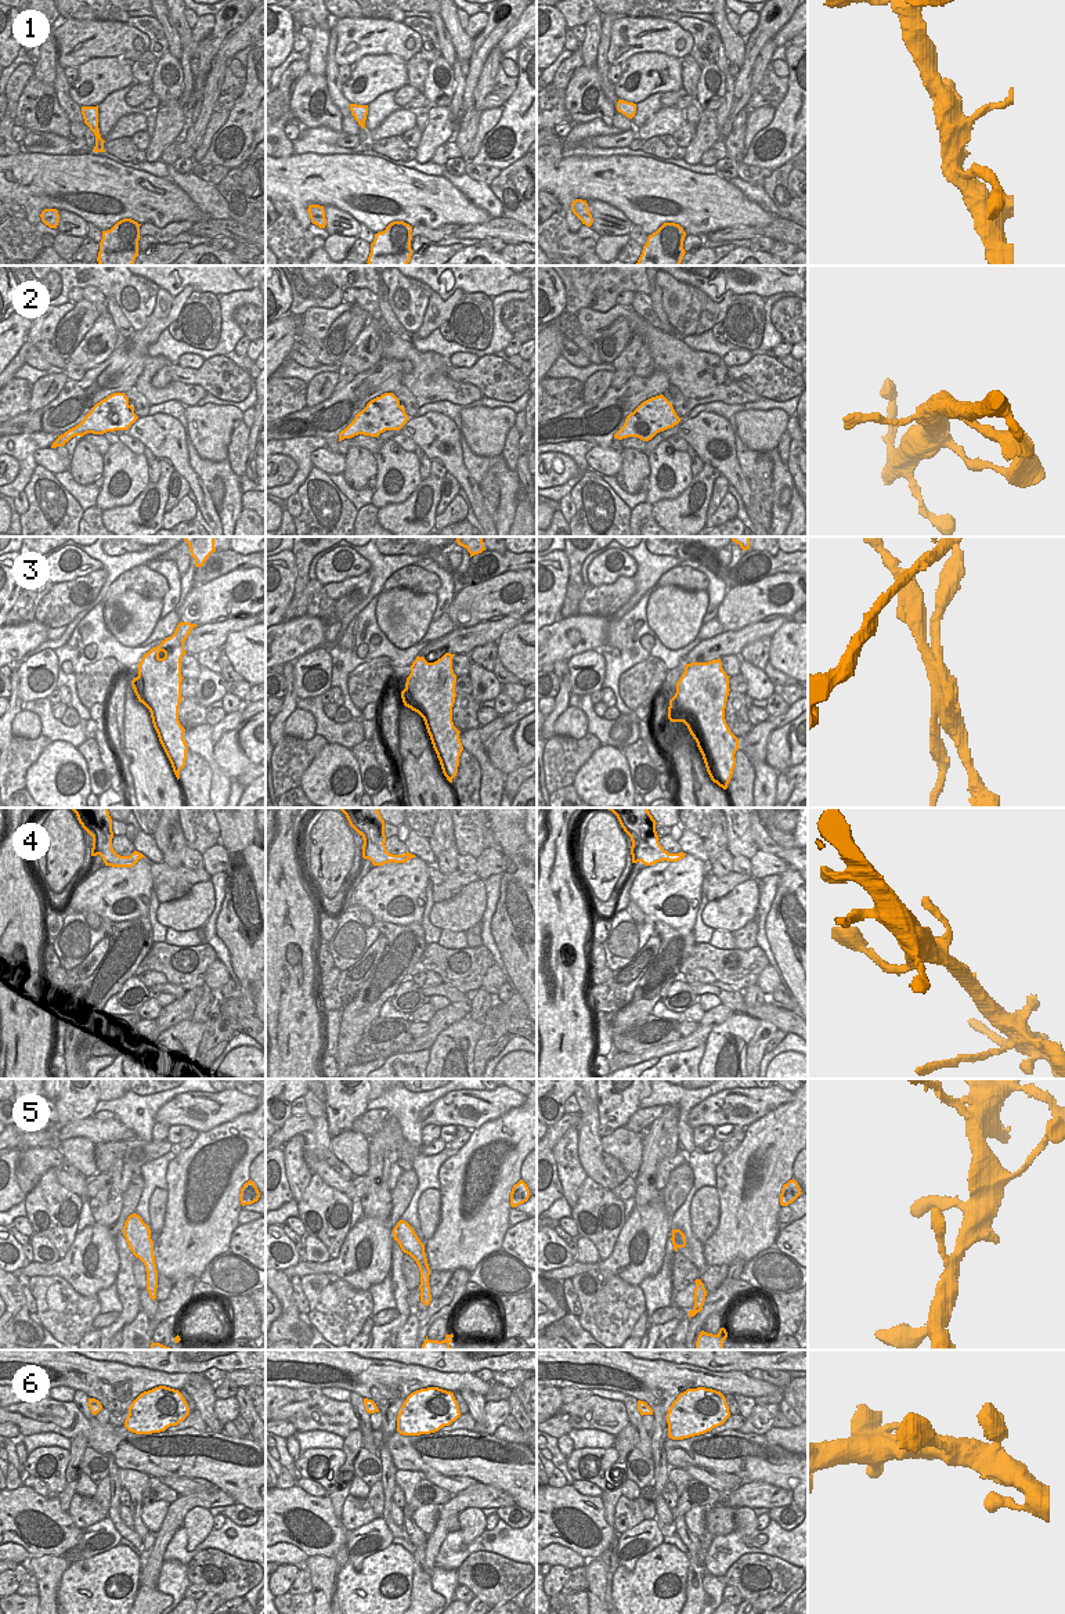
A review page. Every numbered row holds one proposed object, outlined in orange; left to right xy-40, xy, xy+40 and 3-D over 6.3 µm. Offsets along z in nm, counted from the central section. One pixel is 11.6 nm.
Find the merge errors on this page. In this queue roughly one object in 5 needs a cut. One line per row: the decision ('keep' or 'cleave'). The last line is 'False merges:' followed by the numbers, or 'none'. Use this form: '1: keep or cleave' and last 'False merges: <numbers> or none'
1: keep
2: keep
3: cleave
4: keep
5: keep
6: keep
False merges: 3

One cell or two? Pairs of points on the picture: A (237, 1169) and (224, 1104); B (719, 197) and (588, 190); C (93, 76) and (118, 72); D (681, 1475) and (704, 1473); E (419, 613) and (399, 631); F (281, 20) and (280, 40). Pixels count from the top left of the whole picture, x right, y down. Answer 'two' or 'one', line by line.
A: two
B: one
C: one
D: two
E: one
F: one

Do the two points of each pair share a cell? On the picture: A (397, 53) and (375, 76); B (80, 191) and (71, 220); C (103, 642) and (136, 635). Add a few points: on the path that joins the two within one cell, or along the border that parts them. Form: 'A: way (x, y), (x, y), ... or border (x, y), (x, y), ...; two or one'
A: border (360, 58), (390, 56), (404, 64); two
B: border (58, 209), (73, 212), (86, 223); two
C: border (112, 635), (121, 643), (137, 647); two

